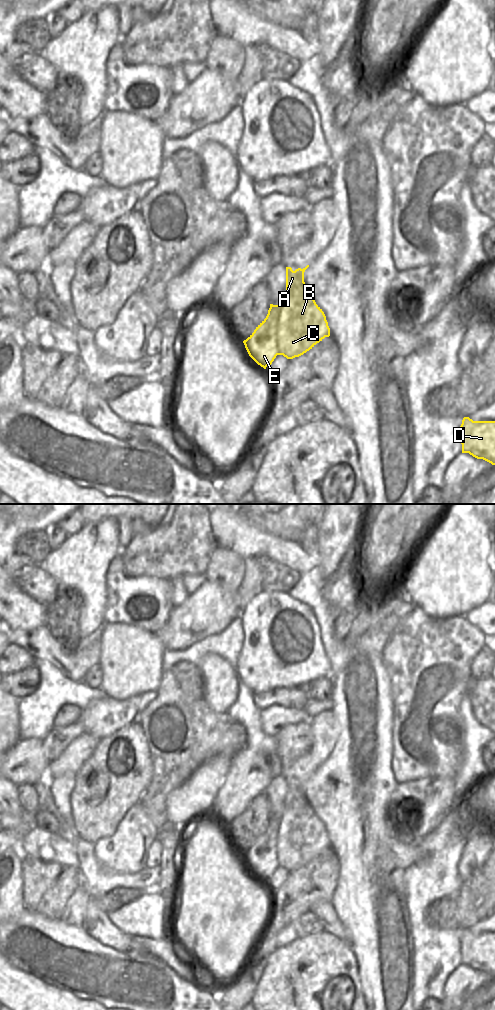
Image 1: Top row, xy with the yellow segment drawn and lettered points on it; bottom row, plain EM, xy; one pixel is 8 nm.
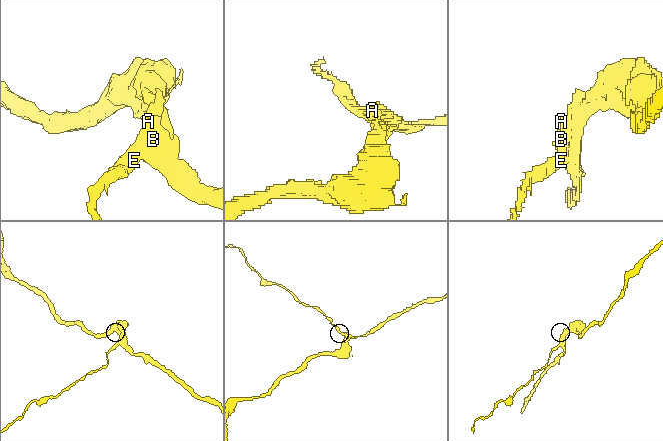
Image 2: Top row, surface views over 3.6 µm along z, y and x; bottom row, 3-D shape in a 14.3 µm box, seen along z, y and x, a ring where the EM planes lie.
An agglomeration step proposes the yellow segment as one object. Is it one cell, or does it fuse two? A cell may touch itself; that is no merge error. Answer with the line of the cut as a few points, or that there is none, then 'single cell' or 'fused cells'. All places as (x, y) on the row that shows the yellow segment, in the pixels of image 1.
cut in xy along (281, 305), (276, 324), (279, 354); fused cells

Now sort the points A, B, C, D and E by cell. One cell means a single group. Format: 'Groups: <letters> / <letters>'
Groups: A B C D / E.

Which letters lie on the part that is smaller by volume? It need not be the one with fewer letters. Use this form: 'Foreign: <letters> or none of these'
Foreign: E

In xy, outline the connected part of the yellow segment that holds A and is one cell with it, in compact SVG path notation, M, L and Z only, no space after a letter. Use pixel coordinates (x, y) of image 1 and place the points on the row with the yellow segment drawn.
M286 267L286 292L281 308L278 312L278 350L280 355L287 359L299 357L312 349L325 337L330 336L330 328L322 309L316 304L314 298L306 288L304 272L309 267L298 268L295 271Z

